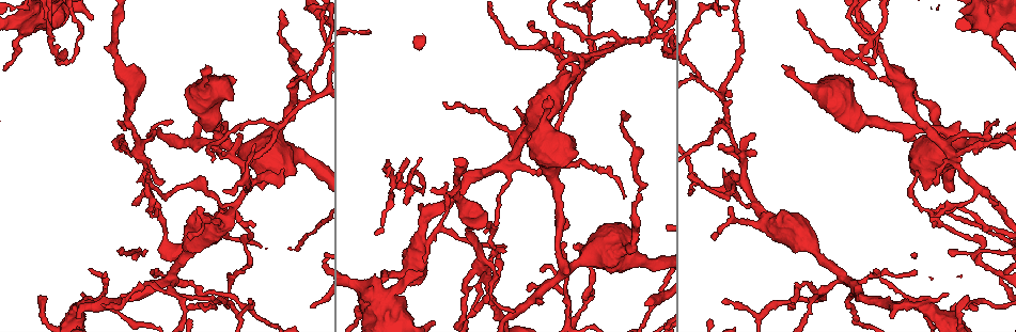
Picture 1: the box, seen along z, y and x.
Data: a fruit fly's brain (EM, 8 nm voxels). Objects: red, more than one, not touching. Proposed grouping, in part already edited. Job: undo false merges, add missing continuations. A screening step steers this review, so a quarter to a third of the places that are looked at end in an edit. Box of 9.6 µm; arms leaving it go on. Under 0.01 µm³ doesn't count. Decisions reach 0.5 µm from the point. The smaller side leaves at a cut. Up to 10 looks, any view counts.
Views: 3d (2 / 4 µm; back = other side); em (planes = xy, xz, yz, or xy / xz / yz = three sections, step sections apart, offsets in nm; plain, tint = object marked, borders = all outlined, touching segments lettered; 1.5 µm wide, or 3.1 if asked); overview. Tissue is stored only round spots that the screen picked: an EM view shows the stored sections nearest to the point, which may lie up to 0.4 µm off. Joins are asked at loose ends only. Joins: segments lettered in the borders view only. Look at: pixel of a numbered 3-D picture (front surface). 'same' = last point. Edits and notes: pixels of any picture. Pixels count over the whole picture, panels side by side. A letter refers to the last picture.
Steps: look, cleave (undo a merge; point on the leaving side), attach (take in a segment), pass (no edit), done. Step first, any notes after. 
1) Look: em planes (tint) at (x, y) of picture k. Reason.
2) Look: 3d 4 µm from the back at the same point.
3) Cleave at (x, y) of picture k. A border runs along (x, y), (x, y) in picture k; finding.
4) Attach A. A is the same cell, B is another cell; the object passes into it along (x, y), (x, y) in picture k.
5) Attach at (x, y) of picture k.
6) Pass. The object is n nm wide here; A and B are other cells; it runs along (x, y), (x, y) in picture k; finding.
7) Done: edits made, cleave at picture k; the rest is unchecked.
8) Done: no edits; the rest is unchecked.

Look: em xy step 8 (tint) at (555, 35) of picture 1. Thin end.

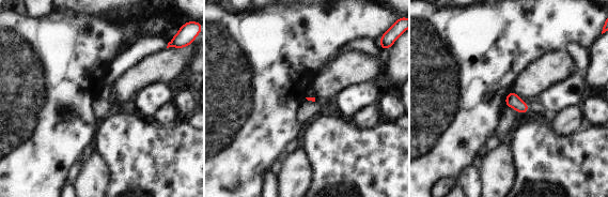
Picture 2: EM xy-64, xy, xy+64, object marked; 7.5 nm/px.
Look: em yz step 8 (borders) at the same point. Cut it another way.

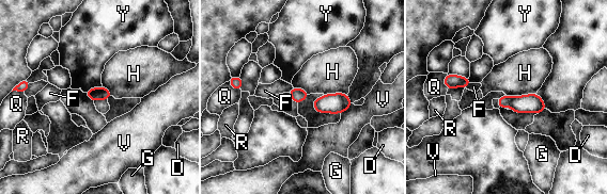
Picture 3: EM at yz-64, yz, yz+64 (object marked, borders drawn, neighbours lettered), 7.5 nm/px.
Pass. D, F, G, H, Q, R, V and Y are other cells; a border runs along (535, 93), (512, 96) in picture 3; none of them fits.

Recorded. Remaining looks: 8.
Look: 3d 4 µm at (781, 65) of picture 1. Branch stops here.

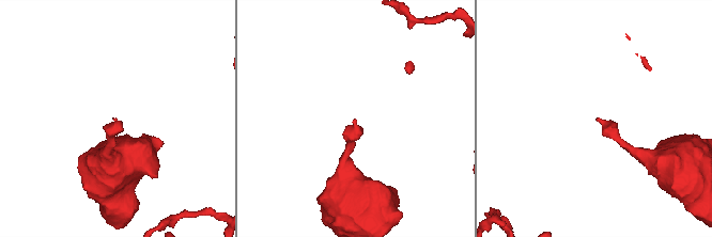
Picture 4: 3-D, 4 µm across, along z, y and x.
Look: em xz step 8 (borders) at (115, 119) of picture 4.

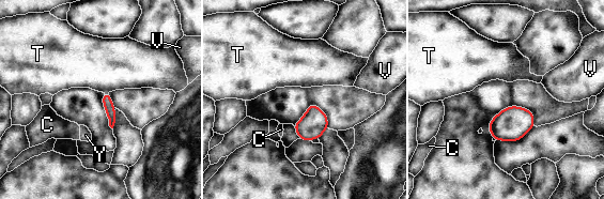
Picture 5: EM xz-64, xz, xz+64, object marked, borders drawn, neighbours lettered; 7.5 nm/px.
Pass. C, T, V and Y are other cells; a border runs along (108, 92), (104, 93) in picture 5; none of them fits.

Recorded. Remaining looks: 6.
Look: 3d 4 µm from the back at (152, 270) of picture 1. Branch stops here.

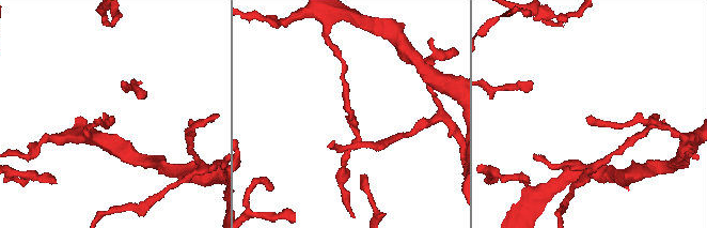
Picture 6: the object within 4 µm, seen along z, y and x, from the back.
Look: em yz step 8 (borders) at (350, 120) of picture 6.

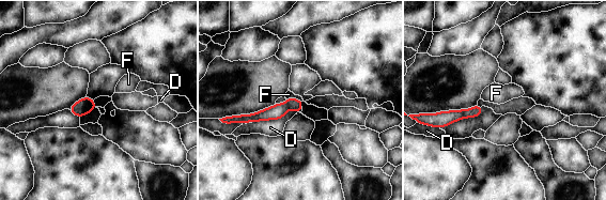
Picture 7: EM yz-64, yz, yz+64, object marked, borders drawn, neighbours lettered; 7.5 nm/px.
Look: em xy step 8 (borders) at the same point. Cut it another way.

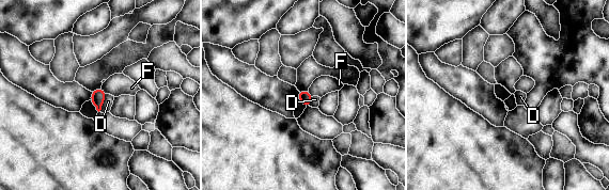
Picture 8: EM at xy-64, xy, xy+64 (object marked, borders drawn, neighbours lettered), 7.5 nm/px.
Pass. D and F are other cells; none of them fits.

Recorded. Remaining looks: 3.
Look: em yz step 4 (tint) at (994, 41) of picture 1. Thick turns thin.

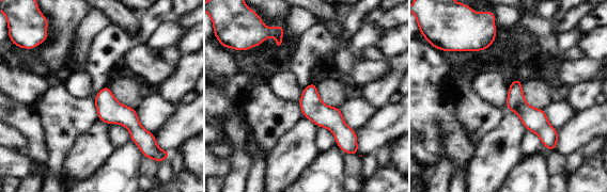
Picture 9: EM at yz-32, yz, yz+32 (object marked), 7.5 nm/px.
Look: em planes (borders) at the same point. Another direction.

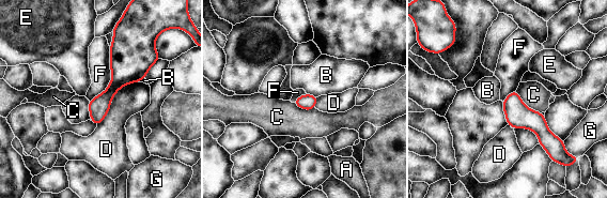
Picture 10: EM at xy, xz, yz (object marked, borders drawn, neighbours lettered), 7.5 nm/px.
Pass. A, B, C, D, E, F and G are other cells; a border runs along (110, 46), (111, 81), (89, 101) in picture 10; all the same neuron.

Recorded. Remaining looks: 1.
Done: no edits; the rest is unchecked.

